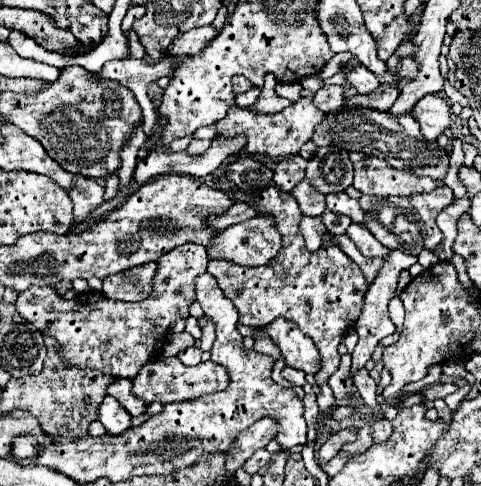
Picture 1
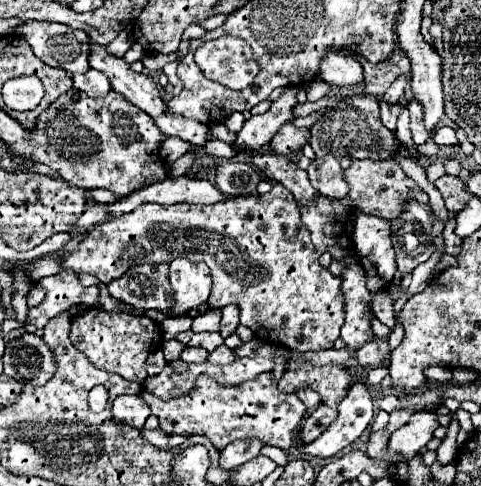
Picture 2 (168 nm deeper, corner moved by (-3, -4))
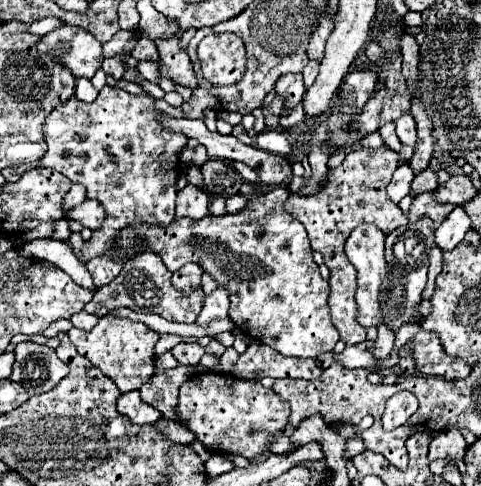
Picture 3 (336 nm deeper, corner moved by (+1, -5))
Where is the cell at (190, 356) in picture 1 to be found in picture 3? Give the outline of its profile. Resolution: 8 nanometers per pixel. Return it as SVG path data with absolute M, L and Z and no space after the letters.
M178 343L172 353L180 365L196 365L204 355L204 347L198 343Z

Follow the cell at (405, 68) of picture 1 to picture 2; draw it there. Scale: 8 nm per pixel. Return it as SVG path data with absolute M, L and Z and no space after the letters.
M398 76L398 78L392 82L392 86L384 92L382 100L386 100L386 104L396 104L396 102L400 102L402 96L404 96L404 86L406 86L406 84L408 84L408 76Z

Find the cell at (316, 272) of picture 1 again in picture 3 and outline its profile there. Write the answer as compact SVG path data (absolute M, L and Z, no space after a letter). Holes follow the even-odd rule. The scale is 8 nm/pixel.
M286 187L272 189L266 195L258 195L256 199L248 199L246 207L234 215L206 215L200 221L190 217L174 219L168 227L162 227L158 223L134 223L130 227L124 227L118 231L118 237L114 239L114 247L110 253L98 255L88 261L88 271L94 279L96 287L102 287L110 283L122 269L122 265L136 257L142 251L152 251L164 259L170 271L180 269L188 261L202 265L206 273L214 277L218 287L224 287L230 295L230 311L228 317L234 321L242 333L246 333L250 339L258 343L266 343L274 347L282 355L292 357L318 357L322 353L328 353L334 349L334 345L340 341L338 329L332 325L330 309L328 309L328 295L330 287L328 281L320 277L320 269L312 259L310 241L306 235L306 229L300 221L296 221L290 213L284 209L284 201L288 199L290 191ZM126 251L130 257L122 257L120 253ZM118 255L118 259L116 259Z

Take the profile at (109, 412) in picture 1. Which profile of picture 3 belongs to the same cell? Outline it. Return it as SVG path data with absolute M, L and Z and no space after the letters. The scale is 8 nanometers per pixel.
M130 391L130 393L120 395L120 399L118 399L118 413L128 417L130 421L134 421L136 425L154 423L156 419L162 417L158 409L154 409L152 405L148 405L148 403L144 403L140 399L138 391Z

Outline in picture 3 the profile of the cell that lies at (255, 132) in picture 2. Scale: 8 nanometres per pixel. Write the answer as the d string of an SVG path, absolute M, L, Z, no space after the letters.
M282 75L276 81L276 95L284 101L284 109L294 109L304 97L302 75Z

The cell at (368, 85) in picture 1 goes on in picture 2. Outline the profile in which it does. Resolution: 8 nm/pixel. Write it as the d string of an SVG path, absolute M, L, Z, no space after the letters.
M338 48L338 52L330 52L330 56L322 60L320 78L338 88L352 88L364 82L364 70L356 58L344 54L342 48Z

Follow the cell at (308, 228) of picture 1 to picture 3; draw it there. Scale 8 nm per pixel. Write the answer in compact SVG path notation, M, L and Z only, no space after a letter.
M386 147L378 149L358 149L346 153L344 165L330 169L330 185L314 195L290 193L284 207L292 217L296 217L308 231L308 239L314 251L320 251L324 265L330 269L330 313L332 323L340 331L340 339L346 345L362 343L366 339L366 327L358 323L358 305L356 305L356 269L344 253L344 243L354 227L360 223L374 223L386 235L396 227L408 225L408 215L390 201L386 187L392 181L392 173L398 167L398 153Z

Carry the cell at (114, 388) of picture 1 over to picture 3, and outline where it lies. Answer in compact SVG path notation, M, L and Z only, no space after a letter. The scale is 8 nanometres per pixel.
M198 373L180 387L176 415L208 451L254 459L262 457L268 451L274 435L286 427L290 405L286 405L286 401L282 401L260 381L236 379L232 375Z

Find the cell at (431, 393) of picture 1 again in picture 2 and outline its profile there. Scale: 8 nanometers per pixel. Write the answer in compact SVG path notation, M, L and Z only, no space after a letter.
M386 394L384 398L380 398L378 402L375 403L375 410L386 410L386 412L394 412L398 408L402 408L402 402L400 398L396 398L394 394Z

